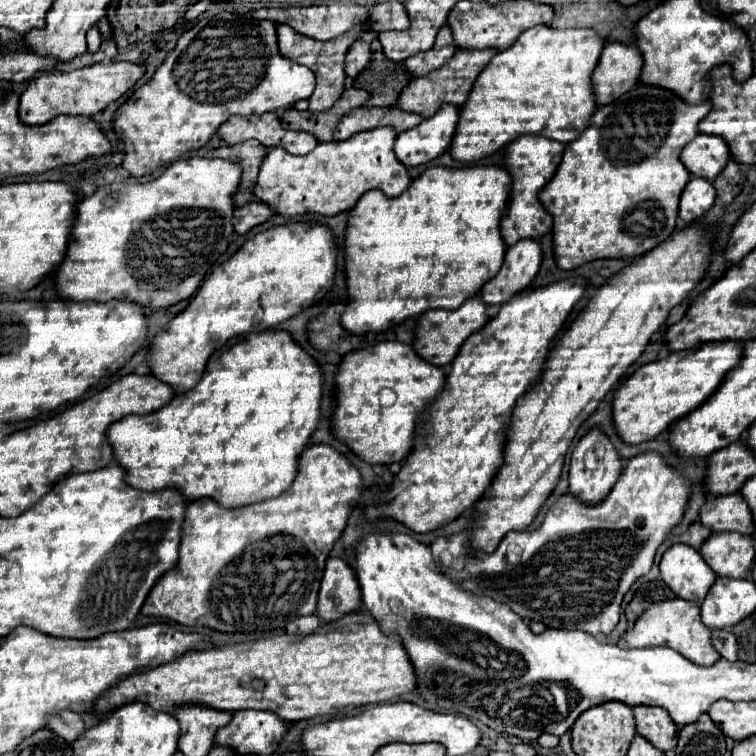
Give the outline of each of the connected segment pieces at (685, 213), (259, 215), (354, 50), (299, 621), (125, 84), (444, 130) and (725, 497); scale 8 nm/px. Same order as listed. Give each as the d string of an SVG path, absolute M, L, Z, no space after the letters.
M692 178L682 192L678 216L690 224L698 220L704 212L708 212L714 206L714 200L716 200L716 190L712 182L704 178Z
M254 200L254 202L250 202L248 206L234 210L234 230L236 230L238 234L246 234L248 230L252 230L254 226L266 222L266 220L272 218L274 214L276 214L276 212L274 212L266 202Z
M356 40L348 54L346 54L346 74L350 78L356 78L368 64L372 62L372 50L370 44L366 44L364 40Z
M316 614L300 616L300 618L294 618L292 622L286 624L286 632L288 634L308 634L308 632L316 630L316 624L320 624L320 618Z
M108 62L108 64L90 64L72 72L46 72L38 78L32 78L26 90L20 96L20 120L24 124L44 124L56 118L58 114L80 114L94 116L102 112L110 102L118 100L128 92L142 76L146 68L132 62Z
M444 104L440 110L414 126L408 132L402 132L396 140L396 156L406 166L426 164L446 152L452 144L460 110L454 104Z
M740 492L708 496L706 504L700 508L700 522L712 532L754 532L752 512Z

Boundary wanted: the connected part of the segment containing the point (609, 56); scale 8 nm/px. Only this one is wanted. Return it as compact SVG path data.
M608 42L592 76L598 106L604 106L604 102L614 102L620 94L628 92L638 82L642 64L644 60L638 46Z

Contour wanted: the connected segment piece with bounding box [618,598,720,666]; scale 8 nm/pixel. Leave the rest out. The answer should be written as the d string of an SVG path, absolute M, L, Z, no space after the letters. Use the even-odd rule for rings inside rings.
M674 598L674 600L664 600L658 604L652 604L628 630L618 646L622 648L648 648L648 646L668 646L676 652L680 652L684 658L692 660L694 664L700 666L710 666L716 660L720 660L718 650L712 646L712 630L702 624L700 620L700 608L694 602Z

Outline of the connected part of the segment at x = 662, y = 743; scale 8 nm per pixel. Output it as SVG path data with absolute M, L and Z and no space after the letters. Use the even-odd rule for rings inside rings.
M636 706L634 718L636 718L638 734L642 734L646 740L650 740L656 748L660 748L662 752L676 748L678 726L672 722L672 718L666 714L664 708Z

